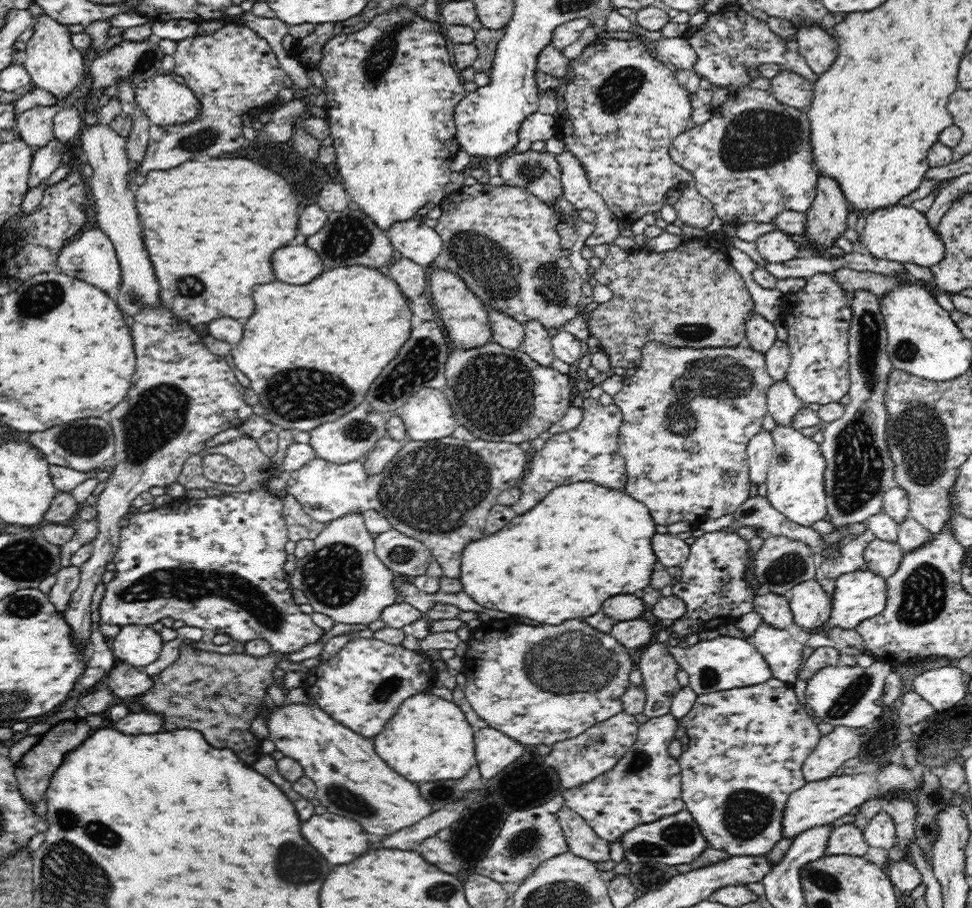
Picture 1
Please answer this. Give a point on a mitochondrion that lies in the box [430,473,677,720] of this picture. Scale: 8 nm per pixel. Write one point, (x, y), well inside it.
(571, 662)

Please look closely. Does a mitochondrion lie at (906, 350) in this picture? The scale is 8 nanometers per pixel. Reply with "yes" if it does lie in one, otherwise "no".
yes

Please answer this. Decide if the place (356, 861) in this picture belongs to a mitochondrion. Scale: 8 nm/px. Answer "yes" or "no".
no

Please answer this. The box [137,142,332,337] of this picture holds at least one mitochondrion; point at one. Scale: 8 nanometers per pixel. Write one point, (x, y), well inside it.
(189, 285)

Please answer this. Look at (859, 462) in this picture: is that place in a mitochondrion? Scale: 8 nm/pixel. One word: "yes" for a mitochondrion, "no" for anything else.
yes

